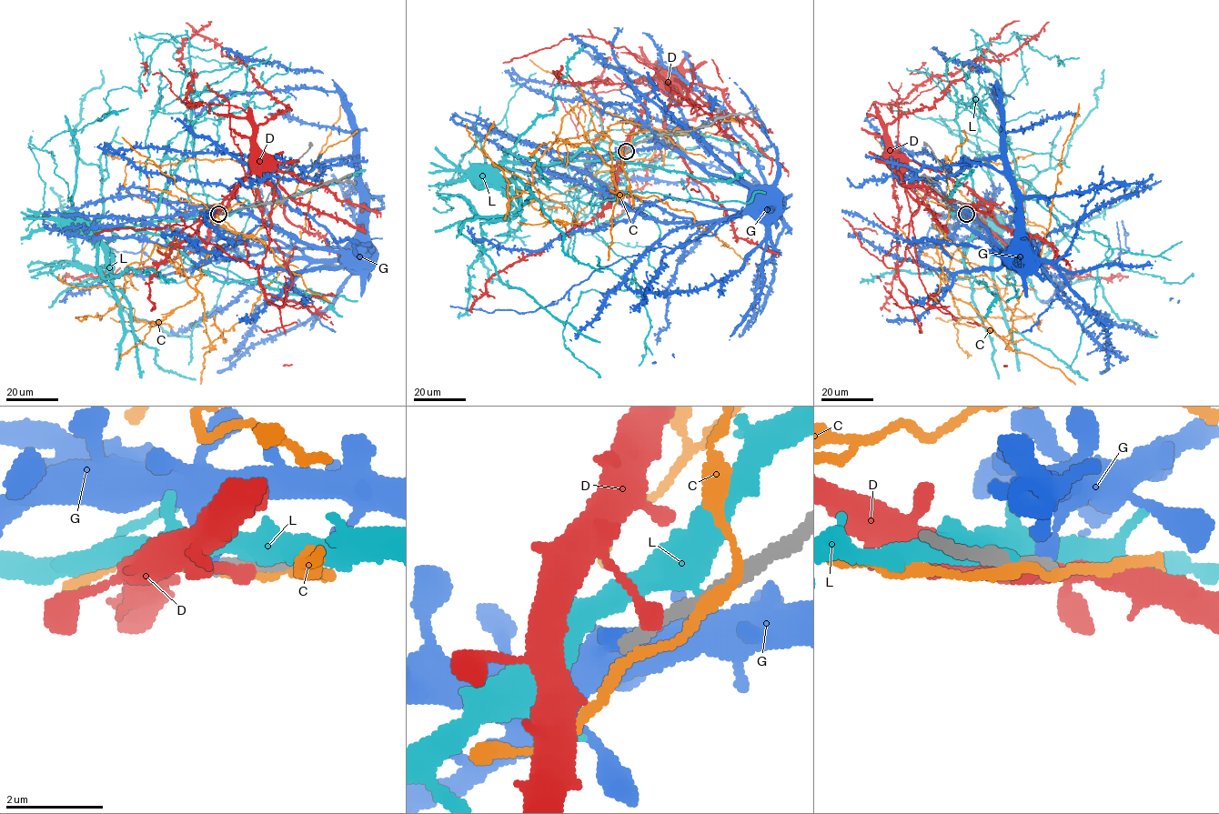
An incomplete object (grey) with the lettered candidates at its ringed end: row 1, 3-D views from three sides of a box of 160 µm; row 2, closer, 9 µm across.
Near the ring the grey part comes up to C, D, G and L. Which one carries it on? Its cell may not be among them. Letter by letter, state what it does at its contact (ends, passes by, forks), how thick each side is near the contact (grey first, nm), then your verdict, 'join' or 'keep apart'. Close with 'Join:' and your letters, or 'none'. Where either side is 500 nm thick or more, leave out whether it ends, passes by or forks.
C: it passes by; calibres 320 and 180 nm; keep apart
D: it ends; calibres 380 and 320 nm; keep apart
G: it ends; calibres 320 and 360 nm; keep apart
L: it ends; calibres 280 and 400 nm; keep apart
Join: none

